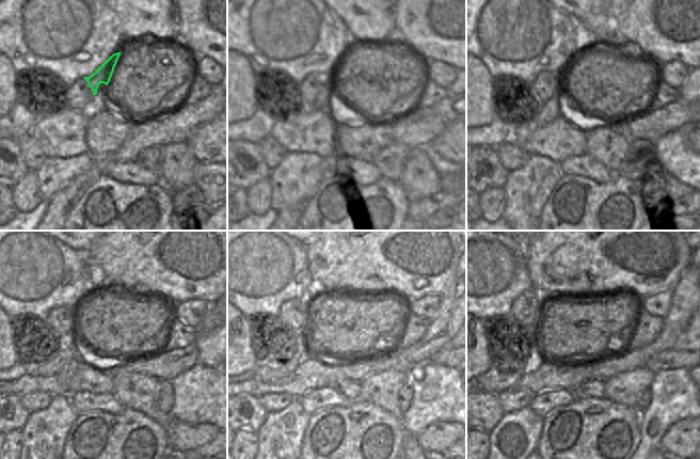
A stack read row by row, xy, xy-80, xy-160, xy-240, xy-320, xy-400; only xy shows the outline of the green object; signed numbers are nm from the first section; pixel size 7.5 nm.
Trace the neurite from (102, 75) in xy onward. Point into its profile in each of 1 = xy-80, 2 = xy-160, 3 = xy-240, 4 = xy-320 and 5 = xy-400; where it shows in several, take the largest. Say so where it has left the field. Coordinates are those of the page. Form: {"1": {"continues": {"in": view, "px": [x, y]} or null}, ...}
{"1": {"continues": {"in": "xy-80", "px": [328, 90]}}, "2": {"continues": {"in": "xy-160", "px": [550, 110]}}, "3": {"continues": {"in": "xy-240", "px": [66, 353]}}, "4": {"continues": {"in": "xy-320", "px": [303, 351]}}, "5": {"continues": {"in": "xy-400", "px": [494, 381]}}}

